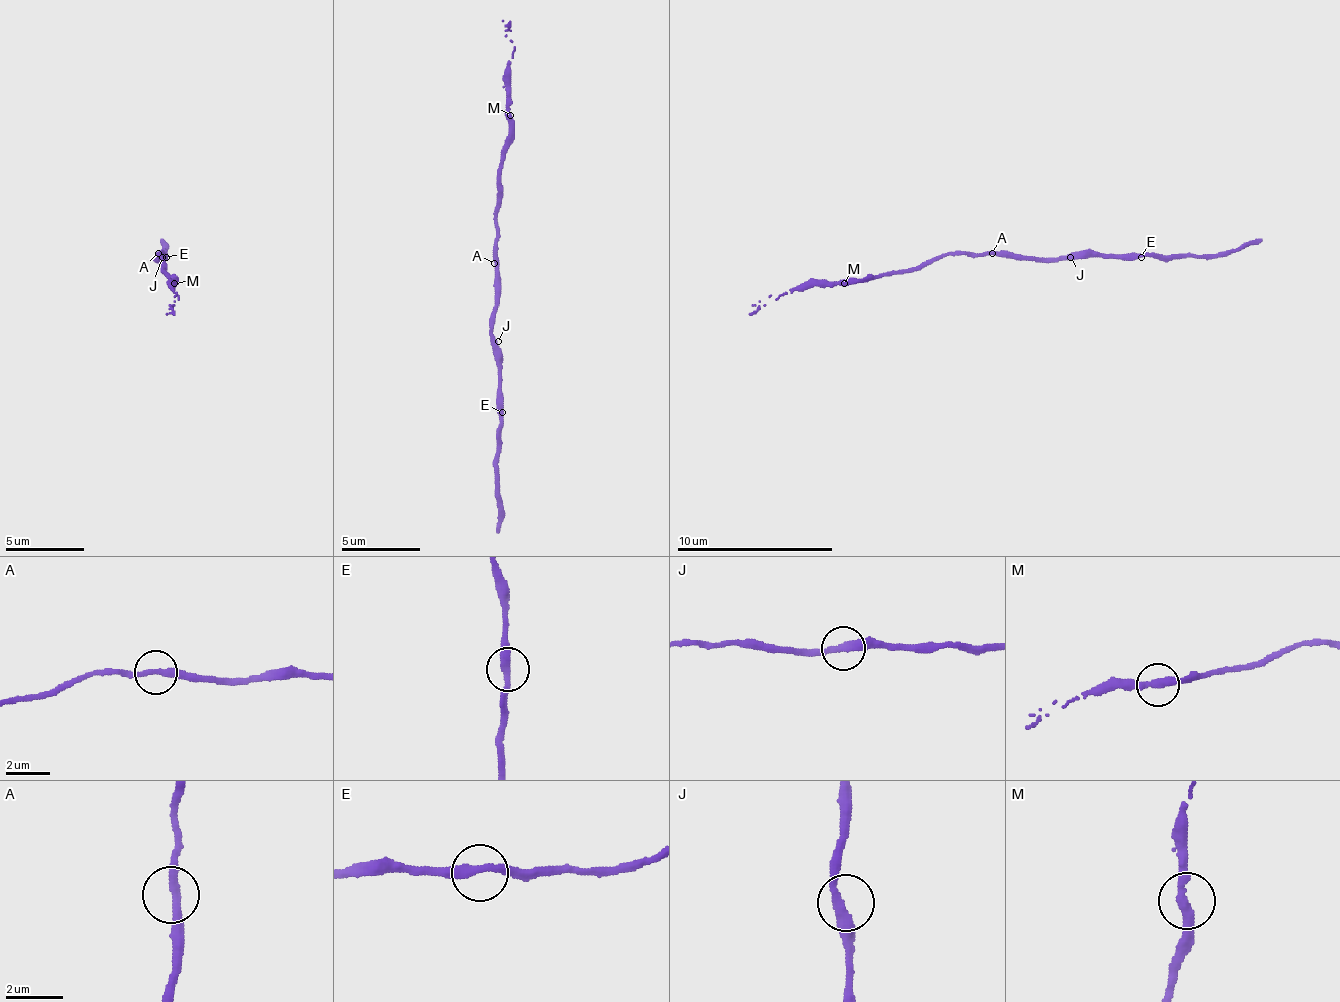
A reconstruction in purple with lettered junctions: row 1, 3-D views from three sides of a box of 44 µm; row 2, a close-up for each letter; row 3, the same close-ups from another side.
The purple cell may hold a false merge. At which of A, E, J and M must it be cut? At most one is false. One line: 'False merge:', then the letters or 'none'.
False merge: none

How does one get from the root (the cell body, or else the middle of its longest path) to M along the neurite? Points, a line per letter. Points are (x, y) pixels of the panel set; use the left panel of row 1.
M: (162, 253), (162, 265), (173, 277), (173, 284)

